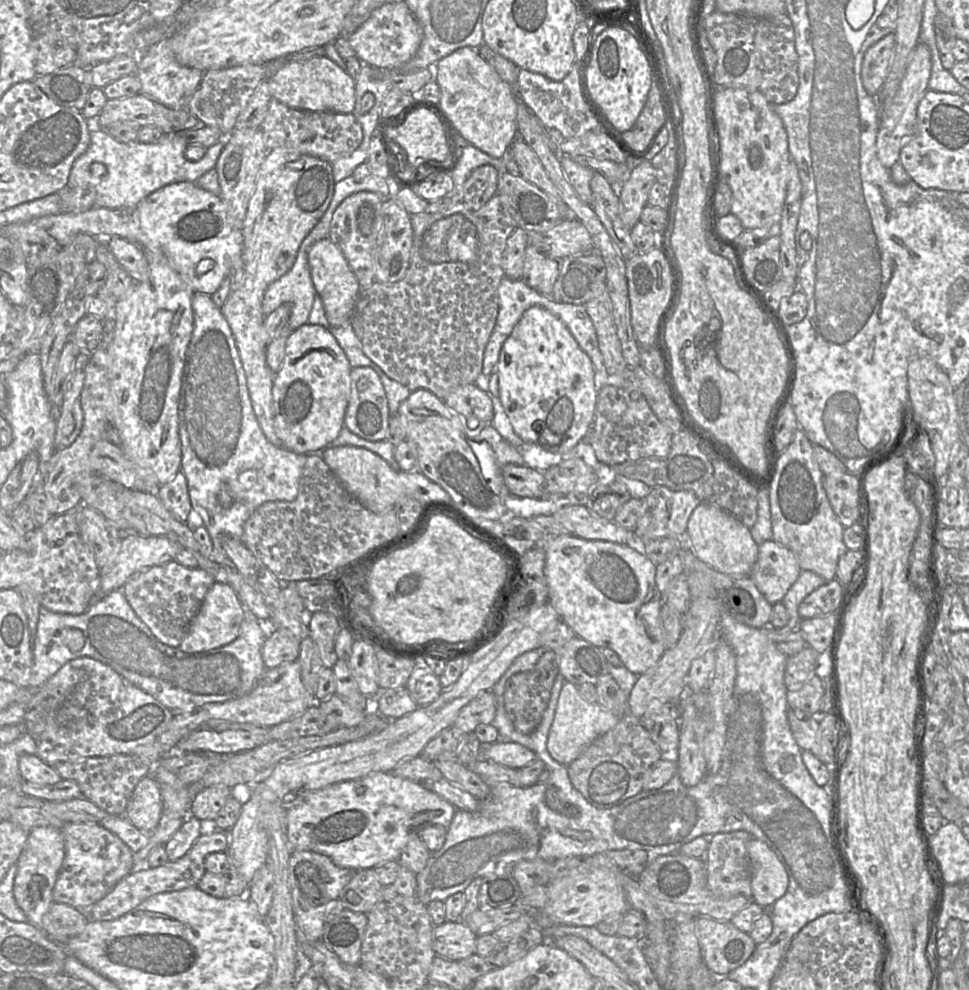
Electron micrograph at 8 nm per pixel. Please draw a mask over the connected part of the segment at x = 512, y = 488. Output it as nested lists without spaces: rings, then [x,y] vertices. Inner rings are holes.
[[[525,465],[502,466],[502,478],[509,493],[519,497],[540,498],[544,495],[544,472]]]

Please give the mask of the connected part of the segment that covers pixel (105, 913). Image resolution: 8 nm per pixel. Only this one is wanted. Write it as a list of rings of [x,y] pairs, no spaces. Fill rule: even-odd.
[[[215,829],[211,834],[201,835],[182,857],[156,868],[148,867],[129,873],[103,899],[80,911],[88,922],[111,921],[133,910],[154,895],[197,886],[206,873],[205,858],[211,853],[226,852],[228,841],[227,831]]]

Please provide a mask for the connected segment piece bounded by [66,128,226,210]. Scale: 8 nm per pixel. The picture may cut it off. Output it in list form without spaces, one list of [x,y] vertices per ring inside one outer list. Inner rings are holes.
[[[100,128],[90,133],[89,146],[73,163],[66,186],[80,187],[95,194],[95,208],[133,210],[155,190],[177,182],[196,182],[199,177],[214,169],[225,143],[224,136],[209,146],[200,160],[190,161],[185,157],[185,150],[189,144],[177,132],[164,134],[153,143],[138,140],[123,143]]]

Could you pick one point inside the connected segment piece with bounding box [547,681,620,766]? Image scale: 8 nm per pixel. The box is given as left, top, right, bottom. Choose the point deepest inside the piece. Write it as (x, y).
(577, 723)

